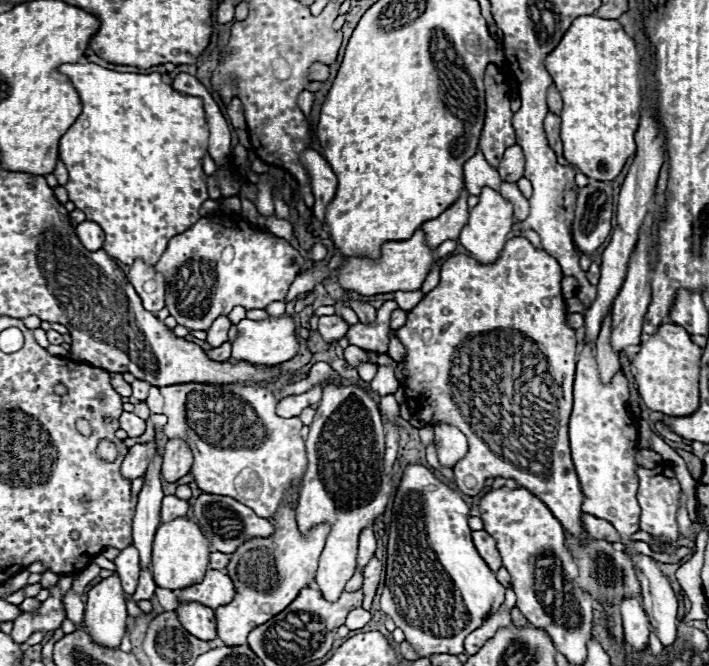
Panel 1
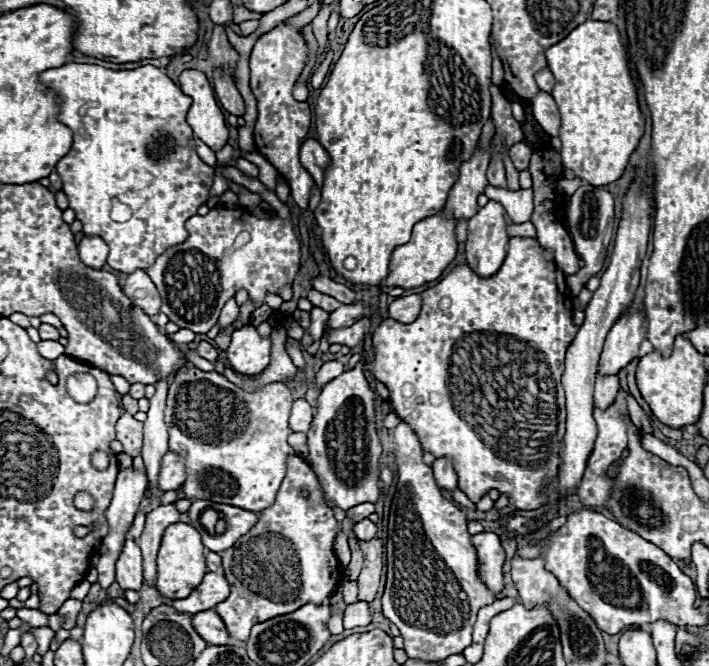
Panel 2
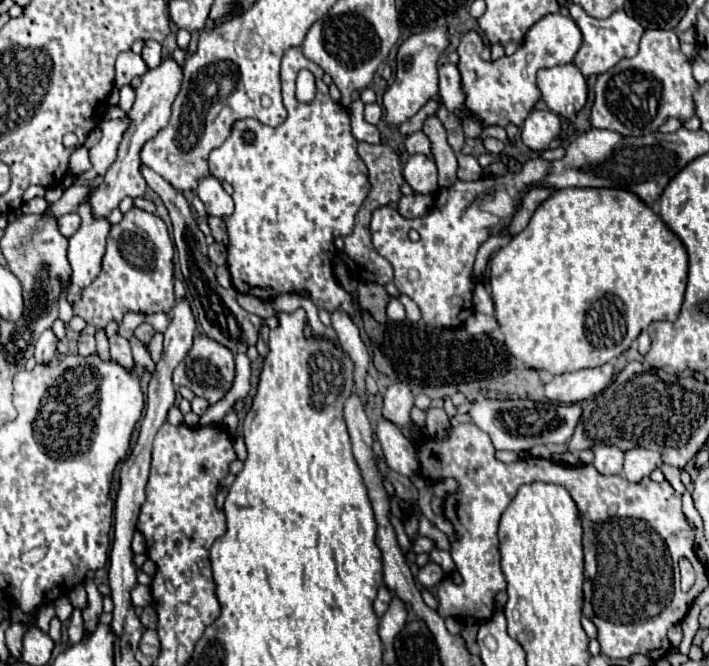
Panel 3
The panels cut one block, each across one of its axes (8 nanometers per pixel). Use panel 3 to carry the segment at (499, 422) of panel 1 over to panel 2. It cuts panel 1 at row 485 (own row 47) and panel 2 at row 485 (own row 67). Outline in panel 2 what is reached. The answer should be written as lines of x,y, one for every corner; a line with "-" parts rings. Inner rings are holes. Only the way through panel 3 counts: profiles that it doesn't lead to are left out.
510,238
506,260
494,276
480,278
468,264
458,264
436,286
422,292
422,310
420,310
420,316
412,324
400,324
396,320
388,318
372,334
372,346
376,350
376,358
372,362
368,362
368,366
374,372
374,376
382,384
388,386
392,410
406,424
410,424
410,428
416,432
424,452
432,452
436,458
440,458
440,456
454,458
454,468
458,472
458,488
474,504
480,502
480,498
492,488
500,490
500,494
510,494
510,500
518,510
536,510
536,508
540,508
544,504
552,504
560,498
560,494
552,486
554,478
558,476
560,464
562,464
562,442
564,442
564,430
566,430
564,390
562,390
560,378
564,374
566,348
574,340
578,326
572,322
574,308
572,308
570,296
568,296
566,274
562,270
558,270
558,266
552,260
546,260
542,252
544,252
542,246
538,246
538,242
534,238
-
508,336
516,338
516,348
508,348
508,344
506,344

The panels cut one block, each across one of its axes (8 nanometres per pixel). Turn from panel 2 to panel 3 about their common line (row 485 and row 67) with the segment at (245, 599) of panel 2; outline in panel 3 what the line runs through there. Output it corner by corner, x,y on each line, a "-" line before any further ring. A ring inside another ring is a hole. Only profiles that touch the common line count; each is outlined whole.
300,48
286,50
282,58
282,96
288,118
278,128
260,124
258,120
240,120
234,124
230,138
220,148
210,152
208,166
212,176
234,186
232,198
236,208
234,214
224,220
232,248
228,250
226,264
234,288
244,294
254,294
262,300
282,292
308,290
318,308
328,312
340,308
352,314
352,300
332,274
332,260
336,256
334,238
352,232
356,212
368,196
370,182
366,164
356,152
356,138
350,132
350,116
338,102
330,98
328,86
322,82
322,74
322,68
308,60
-
302,68
314,68
316,98
312,102
296,100
296,76
-
244,132
252,132
254,140
246,142

